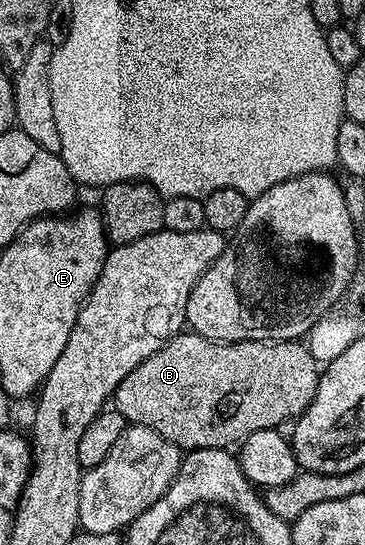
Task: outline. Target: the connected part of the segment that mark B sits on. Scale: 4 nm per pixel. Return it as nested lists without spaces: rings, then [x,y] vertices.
[[[182,332],[176,334],[175,337],[169,339],[163,344],[163,348],[159,348],[159,352],[155,352],[151,356],[147,356],[147,360],[143,360],[143,364],[139,364],[139,368],[135,368],[131,372],[127,372],[127,376],[123,376],[123,380],[117,386],[117,391],[113,393],[112,405],[117,405],[117,410],[126,419],[126,423],[134,426],[146,426],[155,432],[159,432],[159,436],[163,436],[171,444],[178,446],[183,452],[190,450],[202,450],[203,448],[233,448],[245,441],[245,438],[251,436],[253,432],[262,431],[263,429],[284,427],[284,422],[292,423],[300,418],[302,412],[311,404],[311,400],[317,391],[317,380],[319,377],[319,364],[311,356],[308,345],[304,341],[294,340],[291,342],[216,342],[210,338],[204,338],[192,332]]]

